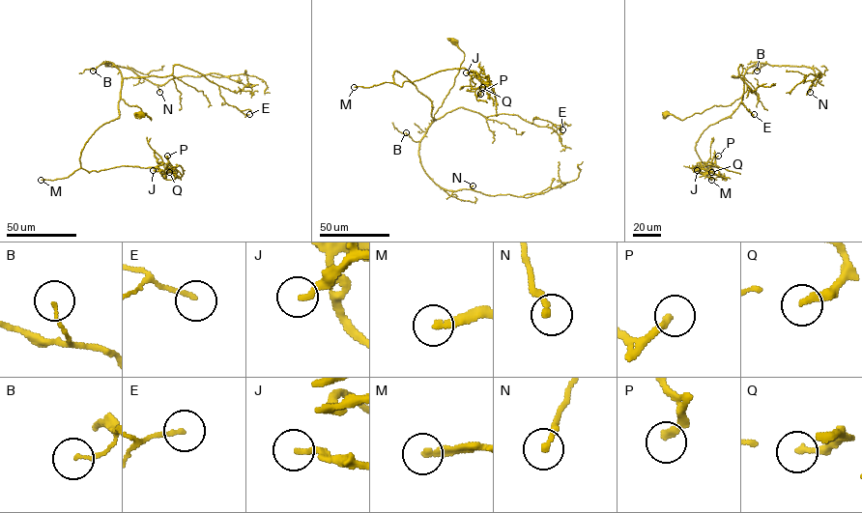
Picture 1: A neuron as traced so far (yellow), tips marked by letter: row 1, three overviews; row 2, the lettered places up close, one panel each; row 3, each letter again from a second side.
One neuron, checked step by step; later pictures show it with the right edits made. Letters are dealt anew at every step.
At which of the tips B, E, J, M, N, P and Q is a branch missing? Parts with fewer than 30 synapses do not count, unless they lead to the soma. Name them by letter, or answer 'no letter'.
M, P, Q

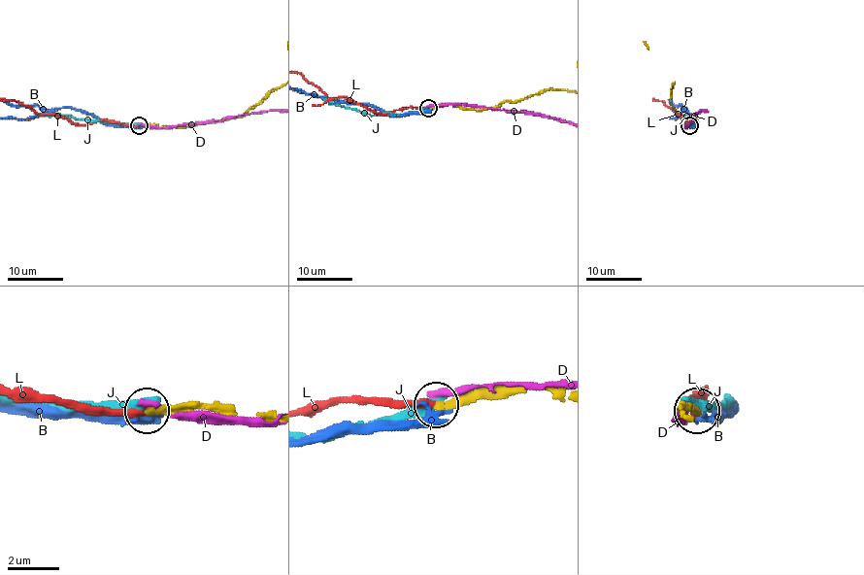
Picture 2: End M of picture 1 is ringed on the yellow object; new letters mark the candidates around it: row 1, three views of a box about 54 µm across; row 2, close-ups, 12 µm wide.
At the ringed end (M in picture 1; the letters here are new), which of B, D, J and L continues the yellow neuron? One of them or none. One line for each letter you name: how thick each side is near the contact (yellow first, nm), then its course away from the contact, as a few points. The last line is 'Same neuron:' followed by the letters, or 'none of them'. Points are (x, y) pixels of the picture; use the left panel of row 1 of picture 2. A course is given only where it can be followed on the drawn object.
L: 240/260 nm | via (139, 125), (106, 119), (74, 124), (54, 115), (38, 115), (16, 101)
Same neuron: L

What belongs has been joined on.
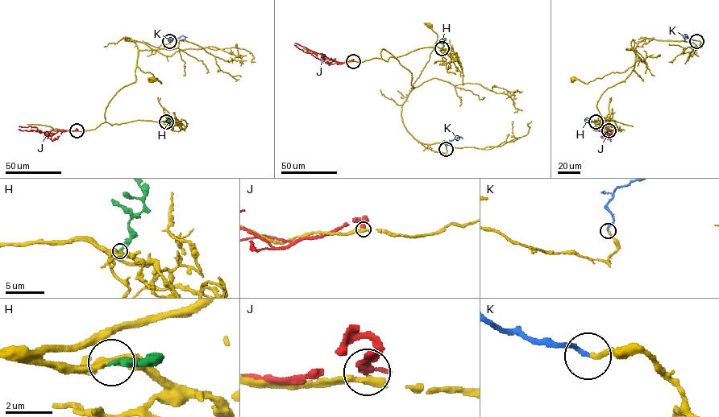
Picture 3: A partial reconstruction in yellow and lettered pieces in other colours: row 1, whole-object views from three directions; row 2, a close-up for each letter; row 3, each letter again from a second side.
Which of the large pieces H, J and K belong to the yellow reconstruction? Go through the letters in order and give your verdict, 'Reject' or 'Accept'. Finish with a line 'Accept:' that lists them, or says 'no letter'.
H: Reject
J: Reject
K: Accept
Accept: K

